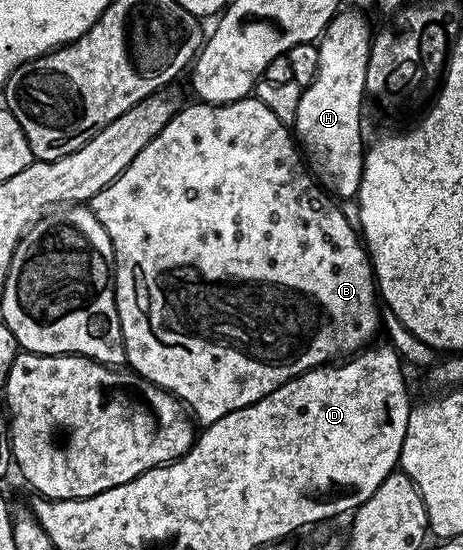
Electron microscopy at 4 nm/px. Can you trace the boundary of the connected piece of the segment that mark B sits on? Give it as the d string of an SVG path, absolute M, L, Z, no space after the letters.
M253 95L227 104L193 103L188 105L187 108L186 105L179 107L178 113L170 119L168 126L164 126L164 130L160 130L160 134L156 134L156 138L152 138L152 142L148 142L148 146L144 146L144 150L140 150L140 154L136 154L136 158L132 158L132 162L111 184L104 186L104 190L100 190L100 194L96 194L93 200L89 201L88 207L96 214L100 226L104 226L104 230L108 230L108 238L112 242L112 250L114 251L114 297L116 298L116 310L120 314L122 341L126 347L126 364L137 372L139 376L143 376L148 382L155 384L157 388L163 388L165 392L171 392L175 398L186 405L187 409L192 413L193 419L199 425L205 426L216 422L216 418L224 418L224 414L232 414L232 410L240 410L244 406L256 403L260 398L272 394L272 390L276 390L284 382L288 382L308 370L323 367L337 361L339 358L349 357L351 354L367 347L375 339L373 336L377 332L379 335L380 332L380 300L376 295L374 270L370 266L366 246L362 243L351 217L349 220L334 205L337 203L323 191L318 181L310 175L310 170L304 163L304 157L295 137L292 135L291 129L282 124L280 118L276 118L276 114L272 114L272 110L268 110L268 106L264 106L264 102L260 102Z

